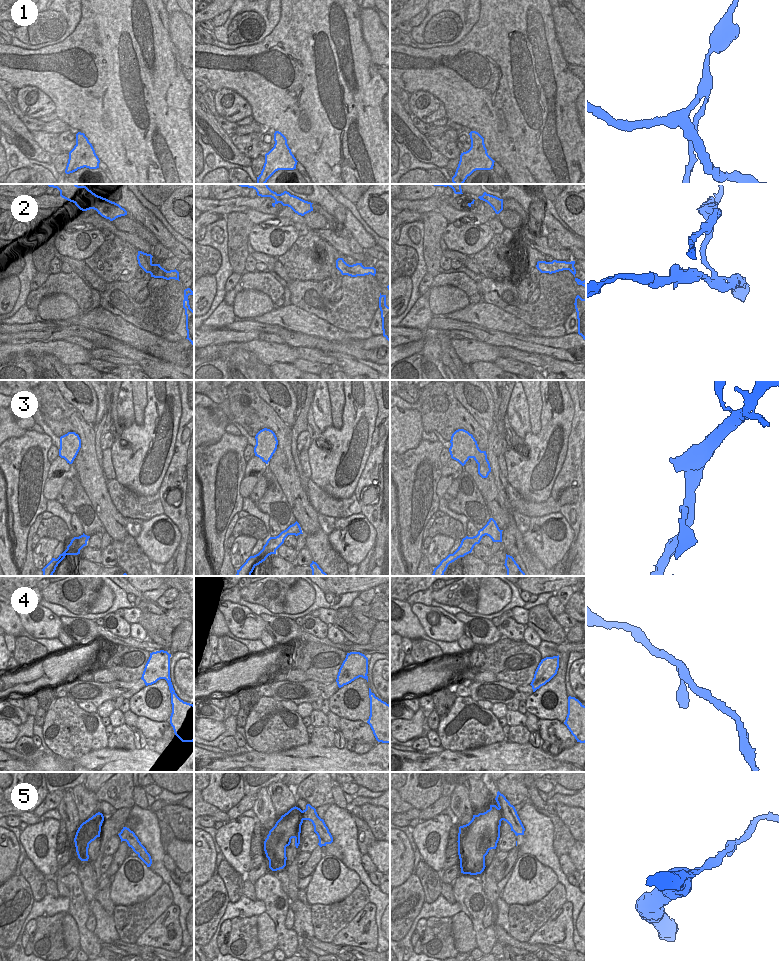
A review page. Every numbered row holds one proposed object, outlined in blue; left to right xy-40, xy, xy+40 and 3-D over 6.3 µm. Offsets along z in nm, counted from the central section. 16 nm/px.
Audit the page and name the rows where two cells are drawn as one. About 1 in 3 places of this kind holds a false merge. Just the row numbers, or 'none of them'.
1, 2.

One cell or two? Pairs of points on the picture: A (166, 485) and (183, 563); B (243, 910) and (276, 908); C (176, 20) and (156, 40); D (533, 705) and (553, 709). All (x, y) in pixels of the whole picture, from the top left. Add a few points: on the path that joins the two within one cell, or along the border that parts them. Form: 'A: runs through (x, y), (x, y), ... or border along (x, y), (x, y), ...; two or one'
A: runs through (164, 504), (183, 523), (183, 544); one
B: border along (257, 899), (264, 903), (265, 911); two
C: border along (168, 14), (168, 34), (177, 50); two
D: runs through (538, 705), (548, 709); one

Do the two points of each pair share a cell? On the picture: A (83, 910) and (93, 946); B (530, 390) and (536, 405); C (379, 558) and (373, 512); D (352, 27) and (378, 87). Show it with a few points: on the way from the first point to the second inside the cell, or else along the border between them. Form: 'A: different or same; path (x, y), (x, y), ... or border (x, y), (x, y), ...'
A: same; path (82, 919), (82, 929), (87, 937)
B: same; path (533, 394), (534, 401)
C: same; path (379, 547), (379, 523)
D: same; path (352, 42), (355, 65), (363, 73)

